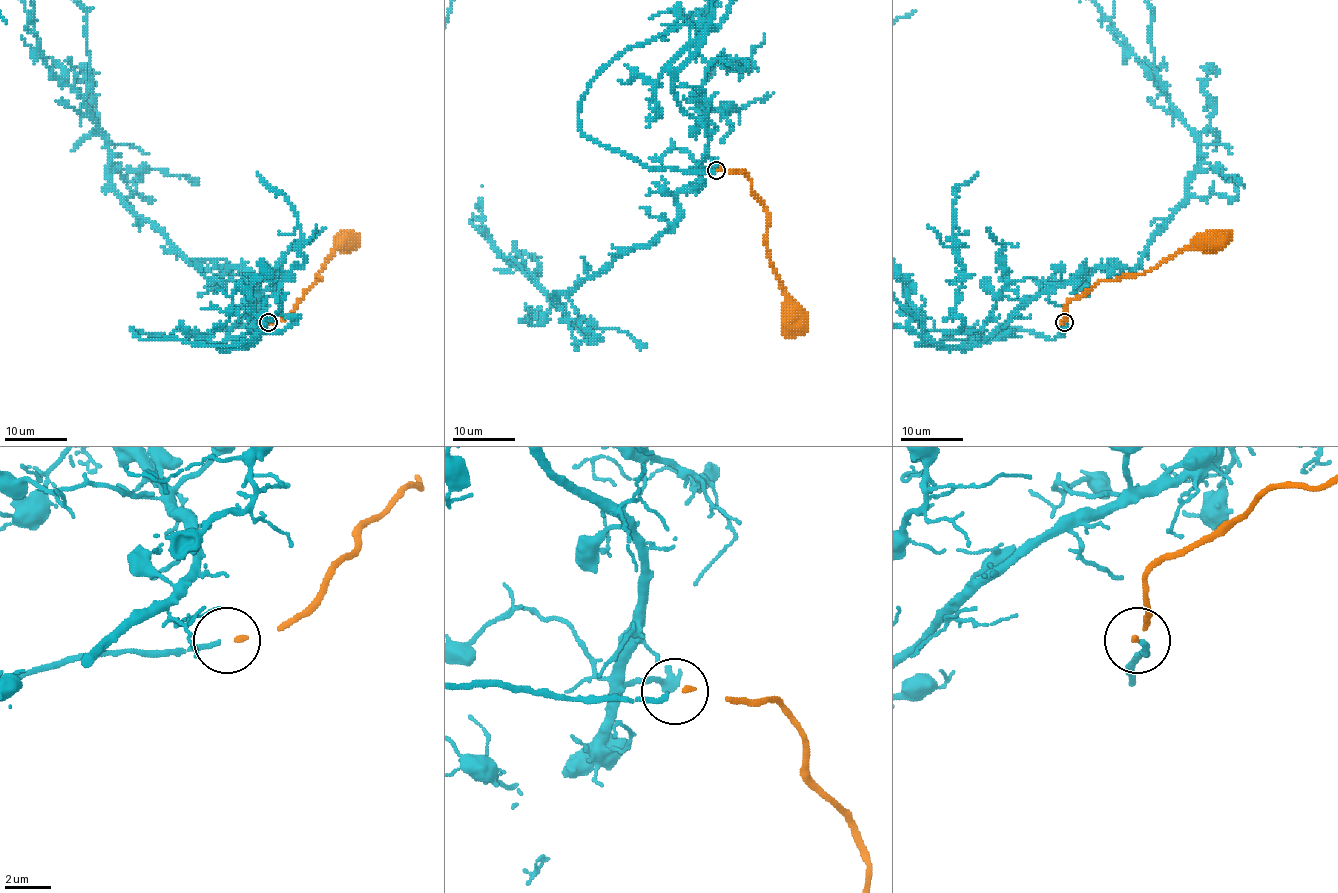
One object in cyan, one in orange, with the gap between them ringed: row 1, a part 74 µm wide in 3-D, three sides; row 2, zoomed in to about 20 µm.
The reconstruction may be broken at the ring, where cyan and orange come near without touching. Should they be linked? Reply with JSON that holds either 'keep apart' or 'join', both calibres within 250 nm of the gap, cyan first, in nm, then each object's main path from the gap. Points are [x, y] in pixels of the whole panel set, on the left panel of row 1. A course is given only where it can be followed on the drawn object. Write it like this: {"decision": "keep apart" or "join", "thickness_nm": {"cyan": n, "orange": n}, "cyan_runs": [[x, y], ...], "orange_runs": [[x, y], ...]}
{"decision": "join", "thickness_nm": {"cyan": 220, "orange": 180}, "orange_runs": [[270, 321], [282, 320], [304, 294], [320, 281], [318, 275], [323, 266], [338, 249], [346, 249], [346, 245]]}

